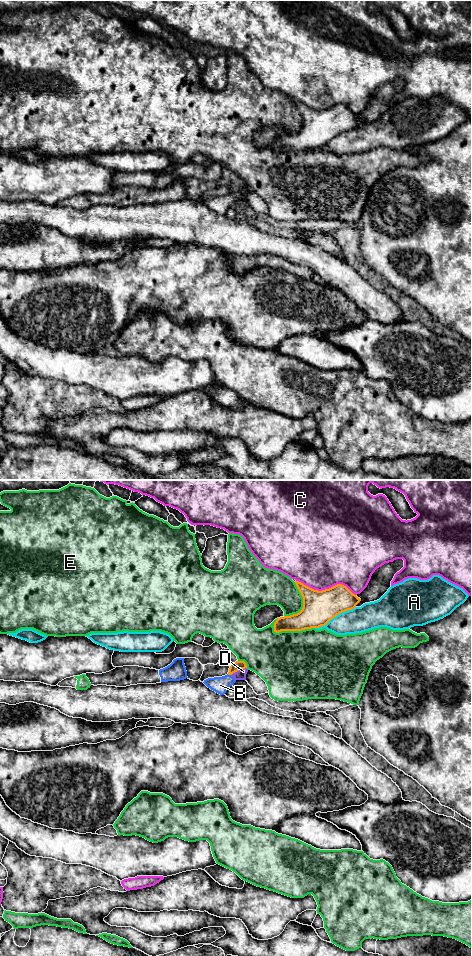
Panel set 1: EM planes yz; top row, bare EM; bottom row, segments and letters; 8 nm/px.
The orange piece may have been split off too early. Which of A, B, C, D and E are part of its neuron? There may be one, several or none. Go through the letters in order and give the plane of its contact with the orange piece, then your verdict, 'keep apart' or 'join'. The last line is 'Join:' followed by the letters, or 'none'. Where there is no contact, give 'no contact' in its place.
A: contact in yz; keep apart
B: contact in yz; keep apart
C: contact in yz; keep apart
D: contact in yz; keep apart
E: contact in yz; keep apart
Join: none

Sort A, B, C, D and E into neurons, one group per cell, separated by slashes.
A / B D / C / E

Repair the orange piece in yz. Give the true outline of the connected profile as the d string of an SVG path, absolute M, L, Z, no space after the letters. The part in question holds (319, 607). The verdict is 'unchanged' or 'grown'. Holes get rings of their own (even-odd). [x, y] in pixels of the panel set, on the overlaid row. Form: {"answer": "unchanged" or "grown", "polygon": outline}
{"answer": "unchanged", "polygon": "M295 581L295 584L303 597L303 608L297 614L278 618L273 626L276 633L325 626L340 613L354 609L361 601L342 584L322 591L314 590L299 581Z"}

